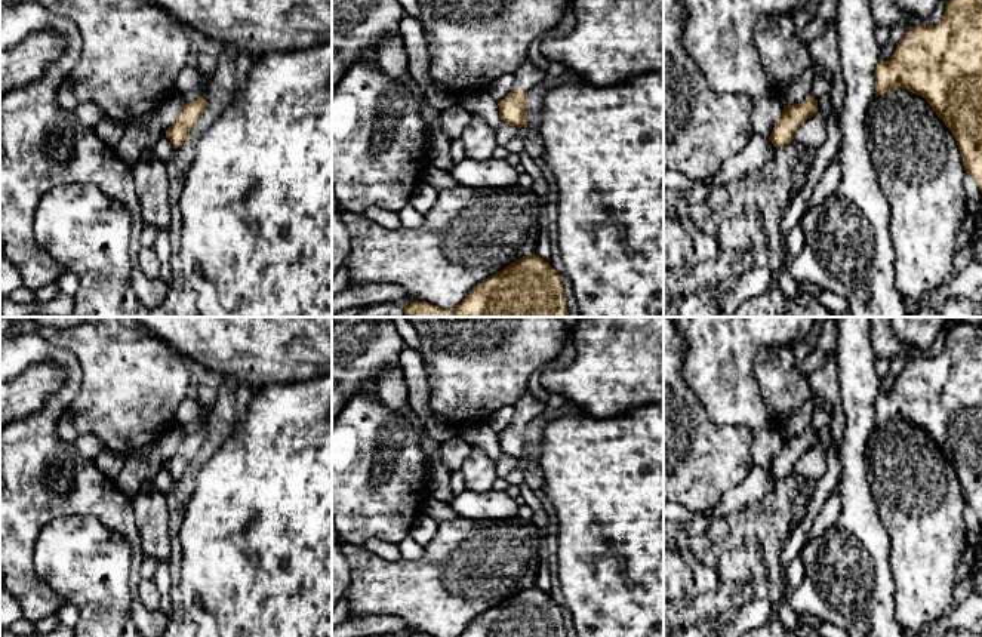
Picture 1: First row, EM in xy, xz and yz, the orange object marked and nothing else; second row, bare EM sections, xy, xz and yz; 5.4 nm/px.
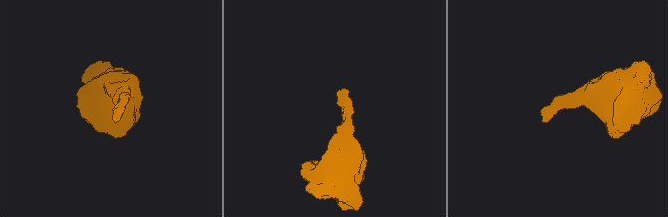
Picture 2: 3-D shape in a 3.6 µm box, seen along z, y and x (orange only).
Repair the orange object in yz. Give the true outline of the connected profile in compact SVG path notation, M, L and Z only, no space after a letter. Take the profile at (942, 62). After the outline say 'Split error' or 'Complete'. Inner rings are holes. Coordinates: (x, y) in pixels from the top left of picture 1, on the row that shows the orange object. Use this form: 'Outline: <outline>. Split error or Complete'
Outline: M946 0L945 13L936 25L909 27L889 61L875 67L875 96L906 89L923 96L954 135L963 167L982 191L982 0Z. Complete

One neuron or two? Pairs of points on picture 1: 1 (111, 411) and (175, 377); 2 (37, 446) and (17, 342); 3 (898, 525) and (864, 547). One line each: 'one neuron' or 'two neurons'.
1: one neuron
2: one neuron
3: two neurons

